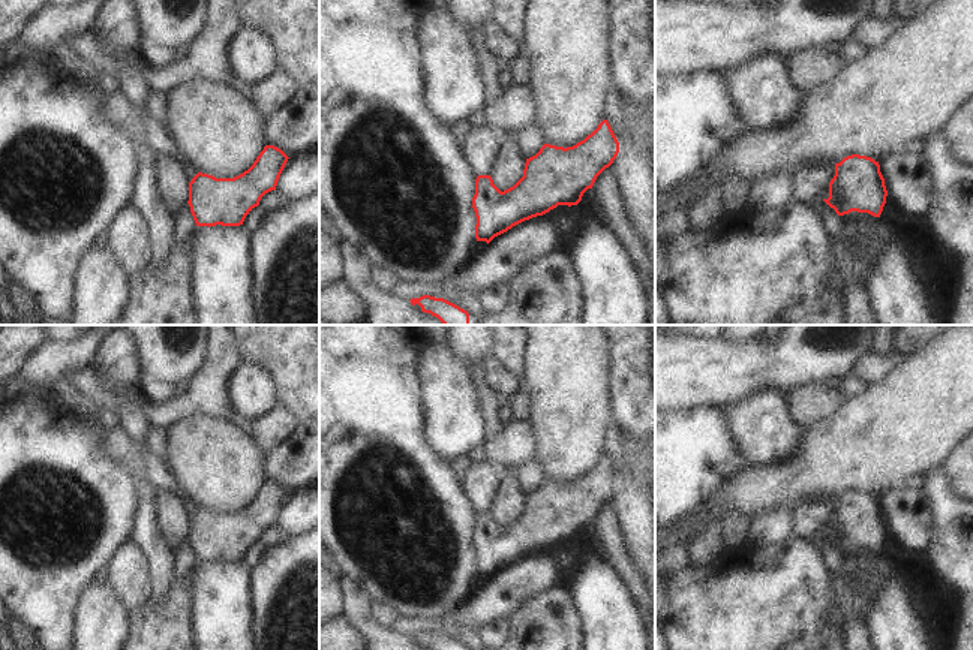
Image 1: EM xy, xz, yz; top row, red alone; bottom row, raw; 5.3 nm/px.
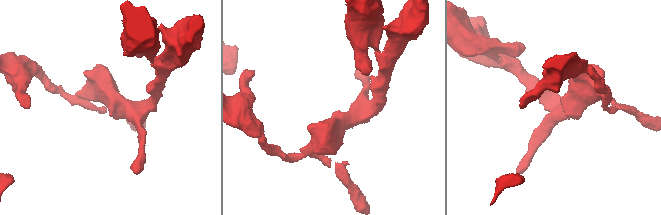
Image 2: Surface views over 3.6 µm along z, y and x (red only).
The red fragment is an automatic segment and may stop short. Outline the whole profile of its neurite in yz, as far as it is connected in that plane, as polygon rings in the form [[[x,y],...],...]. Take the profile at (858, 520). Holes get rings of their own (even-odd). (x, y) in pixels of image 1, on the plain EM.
[[[852,490],[835,499],[829,533],[823,535],[838,551],[852,547],[880,553],[888,526],[880,500],[871,493]]]

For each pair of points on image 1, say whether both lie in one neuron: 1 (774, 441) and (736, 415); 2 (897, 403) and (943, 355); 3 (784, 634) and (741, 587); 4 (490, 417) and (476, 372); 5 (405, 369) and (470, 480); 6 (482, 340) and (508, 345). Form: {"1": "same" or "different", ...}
{"1": "same", "2": "same", "3": "same", "4": "same", "5": "different", "6": "different"}

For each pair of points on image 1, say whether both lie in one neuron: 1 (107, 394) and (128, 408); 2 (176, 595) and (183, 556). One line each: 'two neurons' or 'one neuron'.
1: two neurons
2: two neurons

